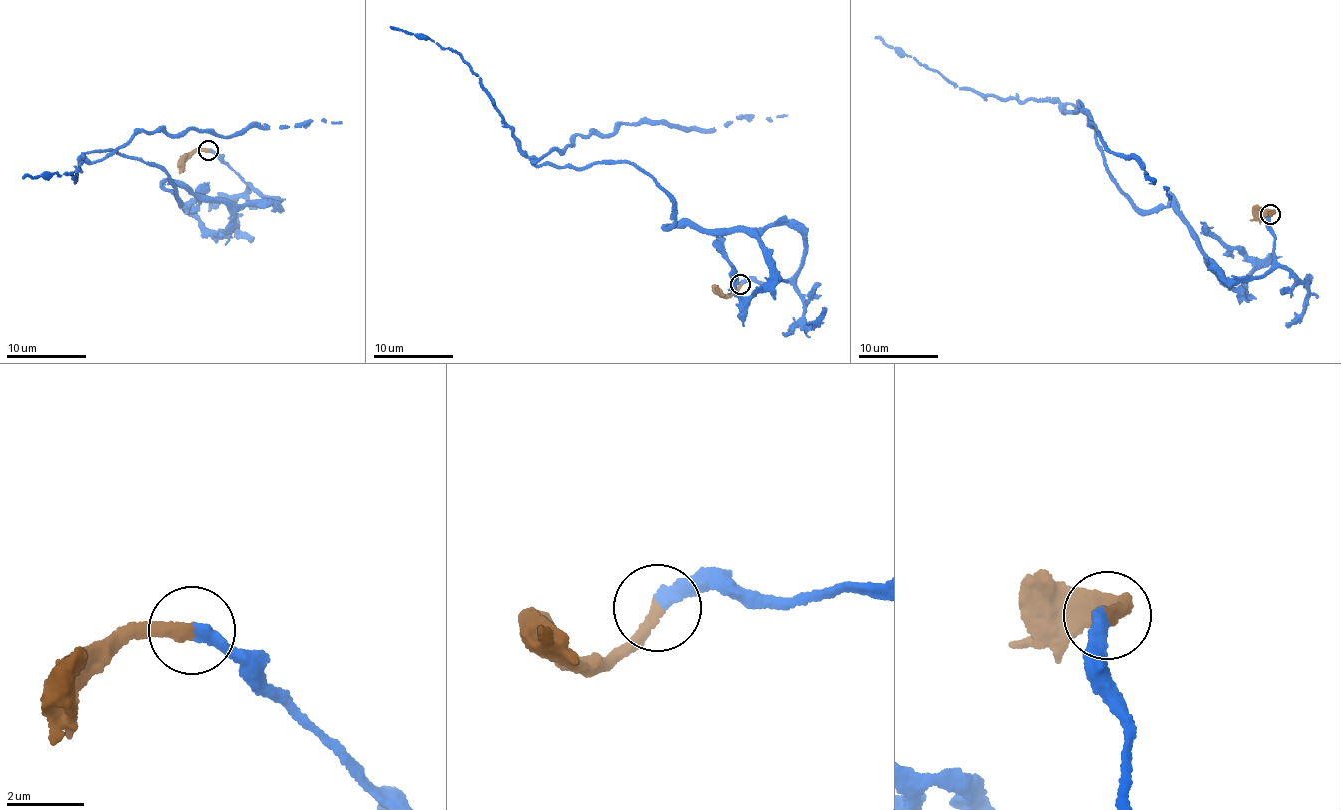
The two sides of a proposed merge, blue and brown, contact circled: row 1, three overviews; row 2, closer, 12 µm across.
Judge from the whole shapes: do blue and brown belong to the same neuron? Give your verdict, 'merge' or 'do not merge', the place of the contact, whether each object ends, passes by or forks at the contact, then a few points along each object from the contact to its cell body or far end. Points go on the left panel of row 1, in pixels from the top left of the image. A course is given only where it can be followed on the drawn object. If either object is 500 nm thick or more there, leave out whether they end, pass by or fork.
merge; at (208, 150); blue ends there; brown ends there; blue runs (209, 150), (278, 204), (165, 184), (180, 202), (159, 167), (85, 158), (165, 129), (341, 123); brown runs (208, 149), (187, 155), (180, 173)

